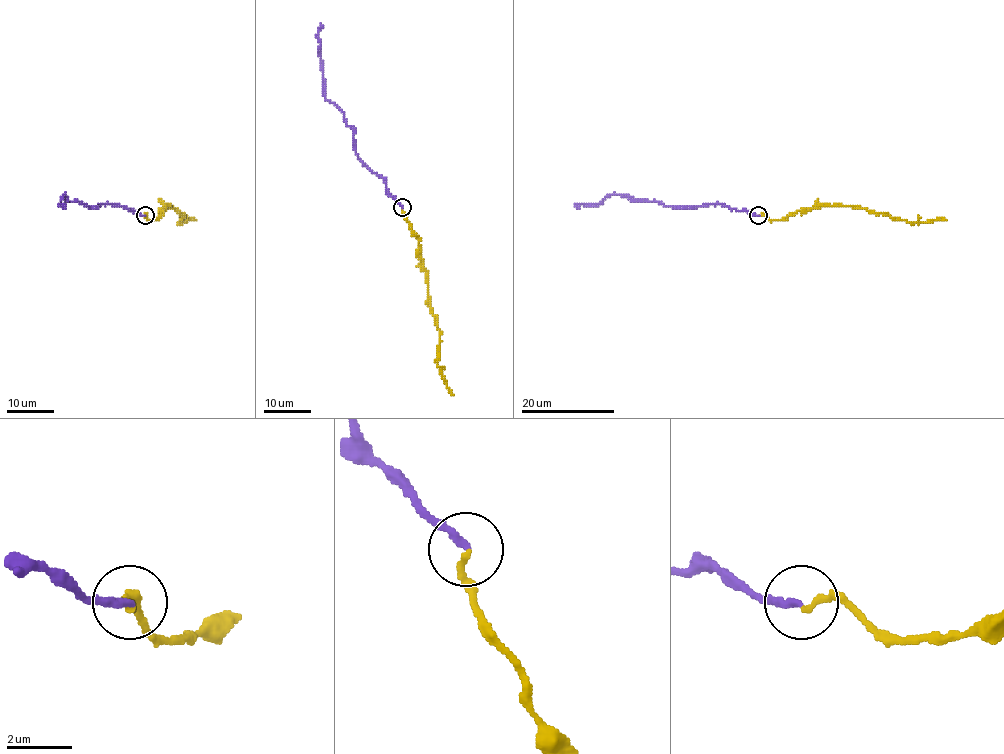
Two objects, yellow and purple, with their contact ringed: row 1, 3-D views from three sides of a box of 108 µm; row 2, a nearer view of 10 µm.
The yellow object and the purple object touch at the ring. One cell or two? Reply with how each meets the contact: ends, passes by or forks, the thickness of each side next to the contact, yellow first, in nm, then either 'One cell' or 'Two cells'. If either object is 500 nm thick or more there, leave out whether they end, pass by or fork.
At the ring yellow ends. At the ring purple ends. Thickness 190 nm (yellow) against 200 nm. One cell

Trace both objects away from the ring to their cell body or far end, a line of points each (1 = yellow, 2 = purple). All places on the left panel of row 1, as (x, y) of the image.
1: (145, 216), (150, 220), (156, 219), (170, 205), (183, 215), (179, 223), (195, 219)
2: (145, 215), (107, 203), (89, 208), (77, 201), (67, 201), (64, 194), (60, 204), (63, 205)

